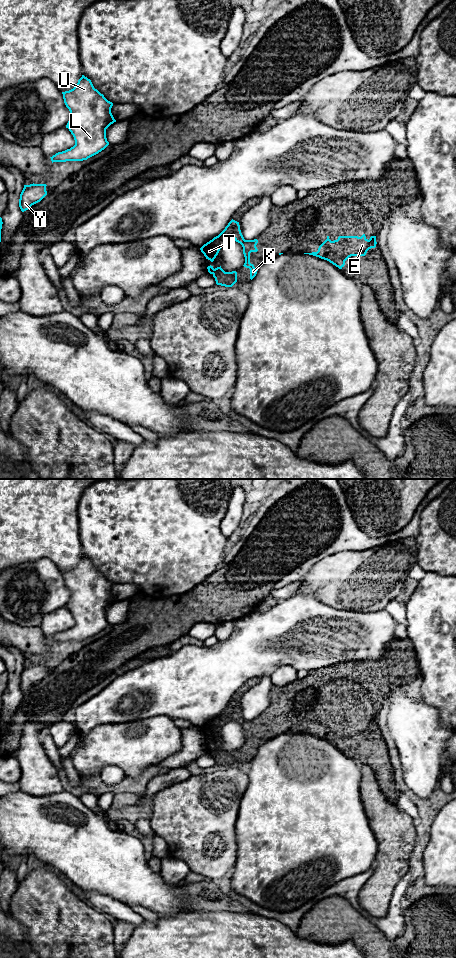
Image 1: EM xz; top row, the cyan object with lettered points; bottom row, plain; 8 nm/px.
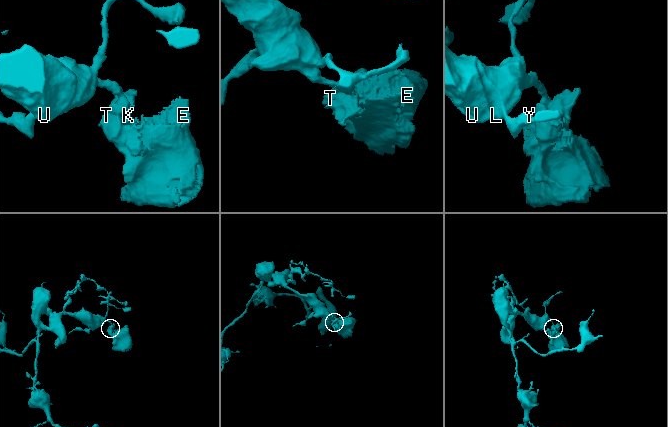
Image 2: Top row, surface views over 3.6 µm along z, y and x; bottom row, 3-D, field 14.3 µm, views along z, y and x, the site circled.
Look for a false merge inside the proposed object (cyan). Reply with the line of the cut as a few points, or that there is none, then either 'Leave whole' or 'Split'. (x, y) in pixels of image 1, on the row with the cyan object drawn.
Split along xz (239, 228), (229, 235). Split

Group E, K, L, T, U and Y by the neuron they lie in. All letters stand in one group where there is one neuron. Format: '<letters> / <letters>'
E K T / L U Y

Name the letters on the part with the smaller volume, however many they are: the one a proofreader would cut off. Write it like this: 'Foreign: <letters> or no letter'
Foreign: E, K, T

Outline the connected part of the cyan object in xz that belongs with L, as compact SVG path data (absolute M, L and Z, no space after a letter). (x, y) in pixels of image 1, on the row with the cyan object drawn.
M84 75L73 89L62 94L70 111L66 128L73 135L75 145L56 153L50 157L51 161L53 163L87 160L109 145L106 129L116 122L111 113L113 103L95 89L91 80Z

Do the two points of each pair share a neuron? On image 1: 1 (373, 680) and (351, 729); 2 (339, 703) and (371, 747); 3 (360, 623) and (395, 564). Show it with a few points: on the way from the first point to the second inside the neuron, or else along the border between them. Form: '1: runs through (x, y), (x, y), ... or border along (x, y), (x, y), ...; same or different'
1: runs through (362, 692), (351, 704), (351, 717); same
2: runs through (344, 714), (352, 728), (360, 736); same
3: border along (342, 609), (365, 611); different

